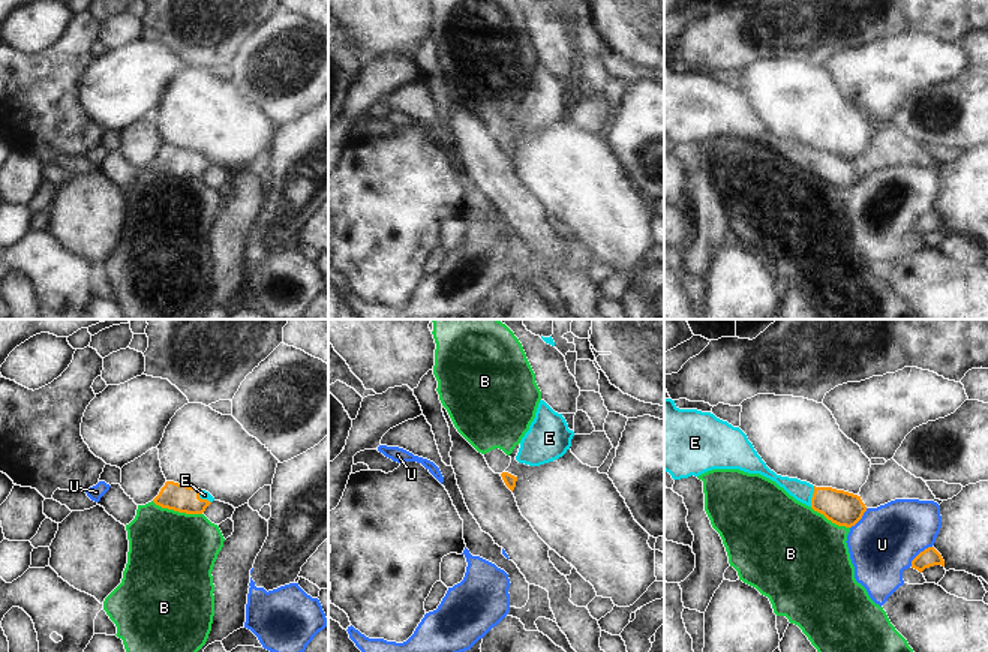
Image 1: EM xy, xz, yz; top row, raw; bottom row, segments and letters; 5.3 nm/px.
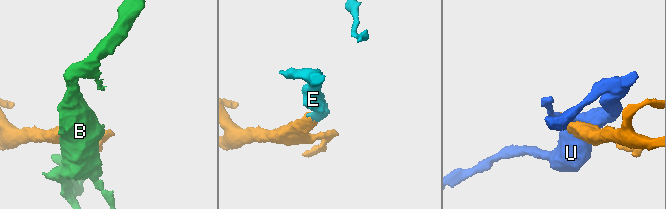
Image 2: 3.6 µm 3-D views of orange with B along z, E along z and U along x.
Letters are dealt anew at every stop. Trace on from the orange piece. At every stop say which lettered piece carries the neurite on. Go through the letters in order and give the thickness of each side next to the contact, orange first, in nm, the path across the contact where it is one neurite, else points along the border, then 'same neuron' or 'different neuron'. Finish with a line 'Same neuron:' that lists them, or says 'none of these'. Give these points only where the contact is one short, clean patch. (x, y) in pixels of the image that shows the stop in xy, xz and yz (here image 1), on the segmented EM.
B: 150 nm thick on the orange side, 460 nm on the other; border along xy (152, 501), (162, 507), (201, 514); different neuron
E: 190 nm thick on the orange side, 110 nm on the other; runs through yz (843, 508), (813, 496), (801, 490); same neuron
U: 100 nm thick on the orange side, 360 nm on the other; different neuron
Same neuron: E

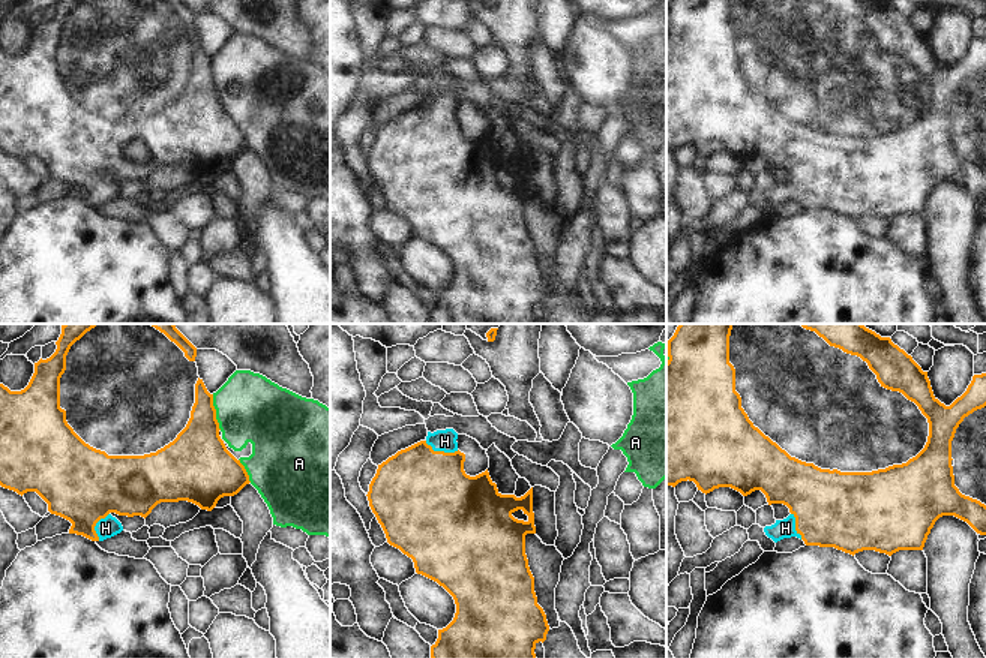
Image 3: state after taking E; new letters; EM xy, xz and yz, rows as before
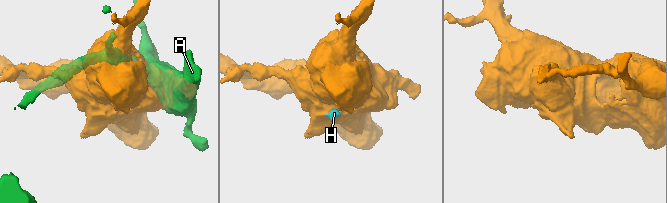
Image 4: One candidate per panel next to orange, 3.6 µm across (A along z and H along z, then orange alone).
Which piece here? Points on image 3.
A: 300 nm thick on the orange side, 360 nm on the other; different neuron
H: 480 nm thick on the orange side, 110 nm on the other; runs through xz (425, 495), (429, 474), (441, 451), (444, 441); same neuron
Same neuron: H

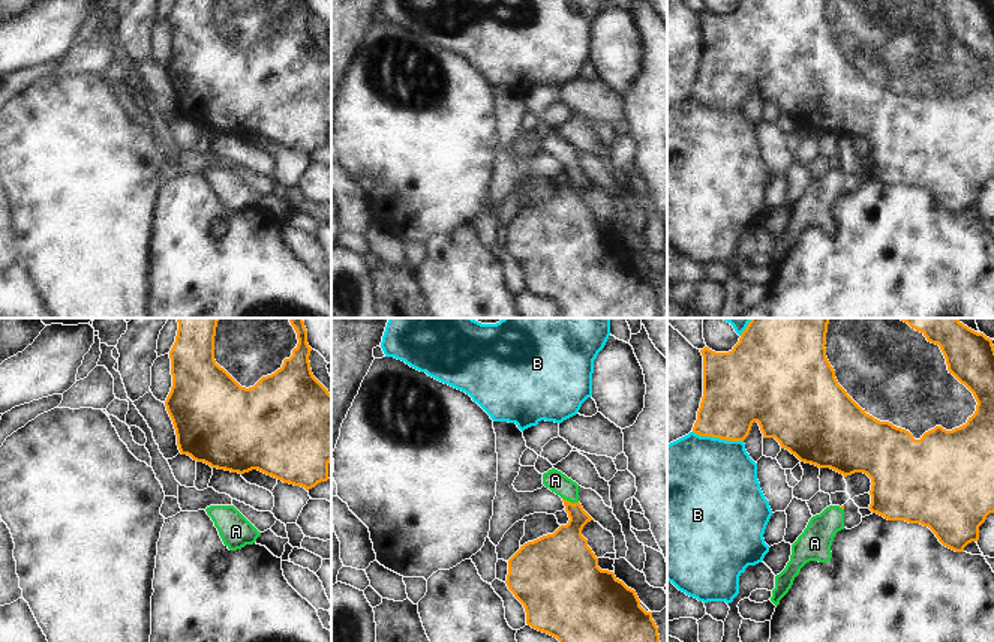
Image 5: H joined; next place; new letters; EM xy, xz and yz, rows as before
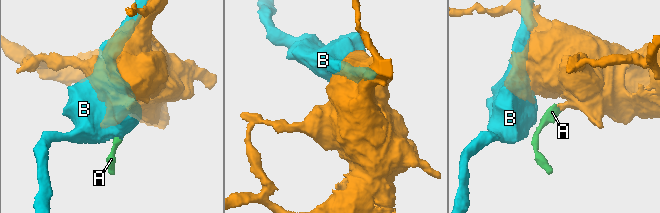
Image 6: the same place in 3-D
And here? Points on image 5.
A: 220 nm thick on the orange side, 110 nm on the other; runs through xz (565, 548), (574, 527), (568, 501), (568, 494), (555, 480); same neuron
B: 360 nm thick on the orange side, 480 nm on the other; different neuron
Same neuron: A

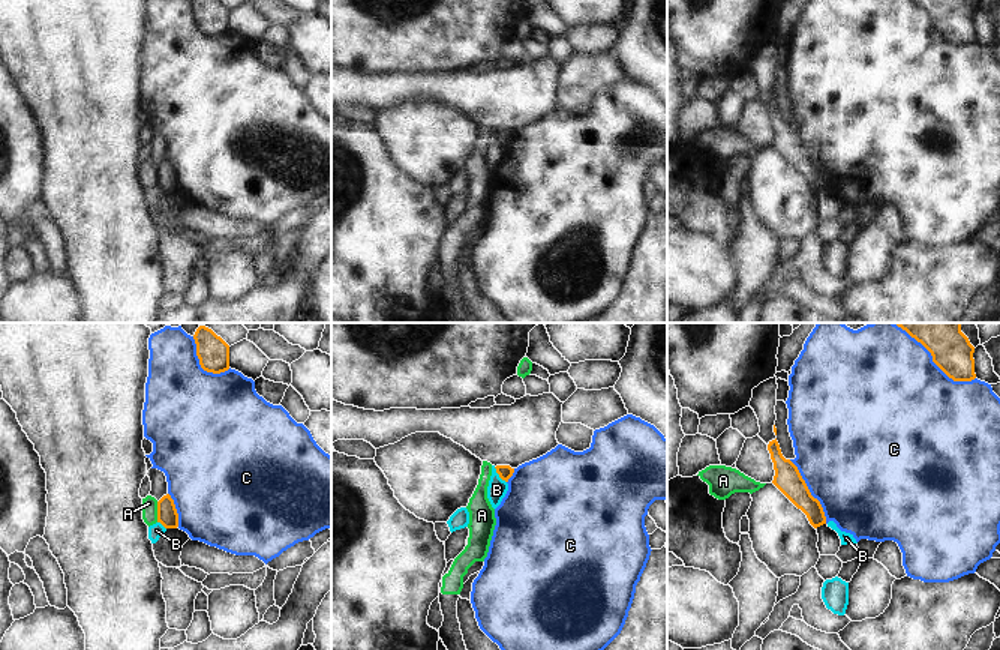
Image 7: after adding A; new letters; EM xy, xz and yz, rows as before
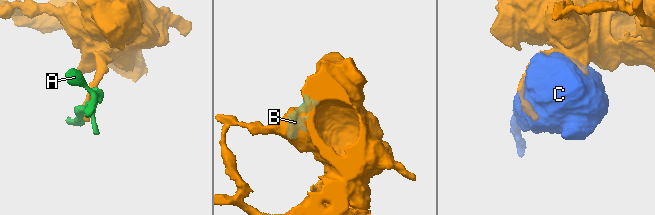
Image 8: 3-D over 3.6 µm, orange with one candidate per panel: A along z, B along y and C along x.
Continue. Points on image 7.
A: 110 nm thick on the orange side, 80 nm on the other; border along xy (156, 502), (158, 521); different neuron
B: 80 nm thick on the orange side, 110 nm on the other; border along xz (494, 467), (505, 482); different neuron
C: 280 nm thick on the orange side, 480 nm on the other; different neuron
Same neuron: none of these

